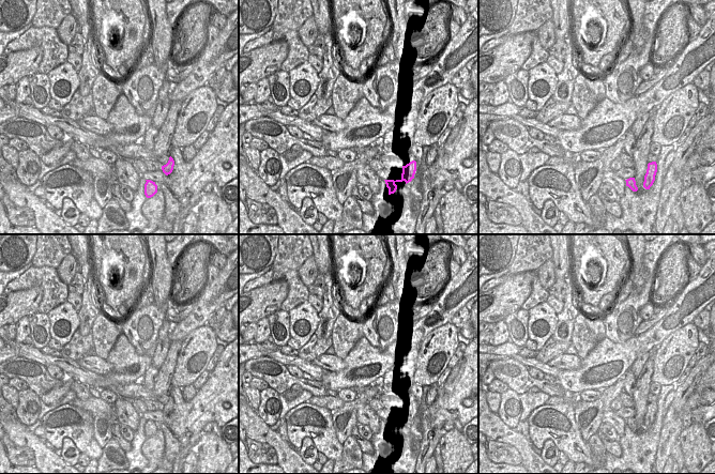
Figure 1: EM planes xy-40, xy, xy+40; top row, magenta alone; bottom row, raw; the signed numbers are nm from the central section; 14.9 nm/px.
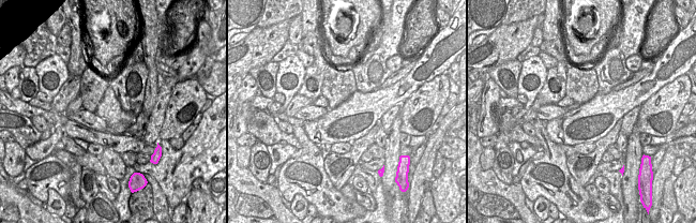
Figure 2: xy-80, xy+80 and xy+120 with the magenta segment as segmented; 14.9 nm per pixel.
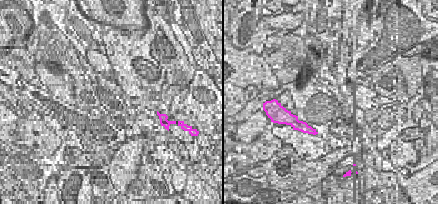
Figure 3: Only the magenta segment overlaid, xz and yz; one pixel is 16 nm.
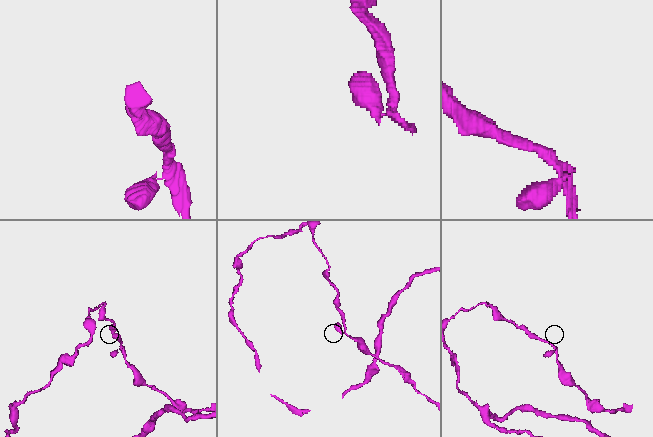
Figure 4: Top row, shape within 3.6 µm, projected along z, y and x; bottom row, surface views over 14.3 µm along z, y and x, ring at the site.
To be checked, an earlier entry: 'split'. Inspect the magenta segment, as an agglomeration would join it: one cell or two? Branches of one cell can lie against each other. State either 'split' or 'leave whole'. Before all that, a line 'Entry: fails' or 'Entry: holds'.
Entry: fails
leave whole

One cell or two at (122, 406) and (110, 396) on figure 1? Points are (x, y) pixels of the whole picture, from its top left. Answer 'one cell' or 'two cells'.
two cells

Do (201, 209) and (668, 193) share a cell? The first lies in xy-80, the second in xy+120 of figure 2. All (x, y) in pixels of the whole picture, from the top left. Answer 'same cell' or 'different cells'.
different cells

